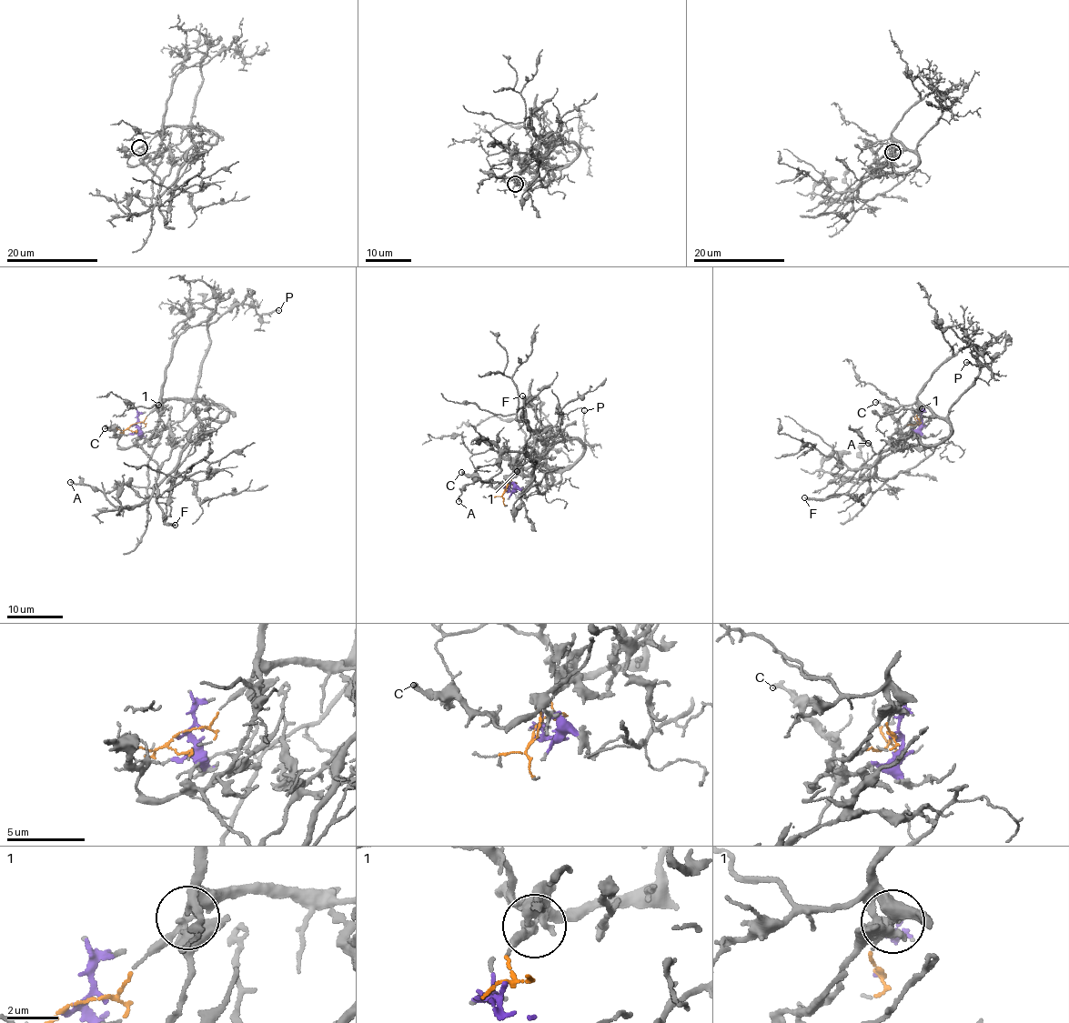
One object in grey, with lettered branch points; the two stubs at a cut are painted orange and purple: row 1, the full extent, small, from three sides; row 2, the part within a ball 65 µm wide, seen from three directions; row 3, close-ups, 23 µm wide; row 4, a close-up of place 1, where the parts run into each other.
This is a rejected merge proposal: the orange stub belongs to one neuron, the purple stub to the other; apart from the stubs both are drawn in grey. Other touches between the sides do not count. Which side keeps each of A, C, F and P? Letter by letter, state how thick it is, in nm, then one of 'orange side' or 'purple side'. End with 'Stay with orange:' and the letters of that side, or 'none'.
A: calibre 170 nm; orange side
C: calibre 280 nm; purple side
F: calibre 240 nm; purple side
P: calibre 150 nm; orange side
Stay with orange: A, P

